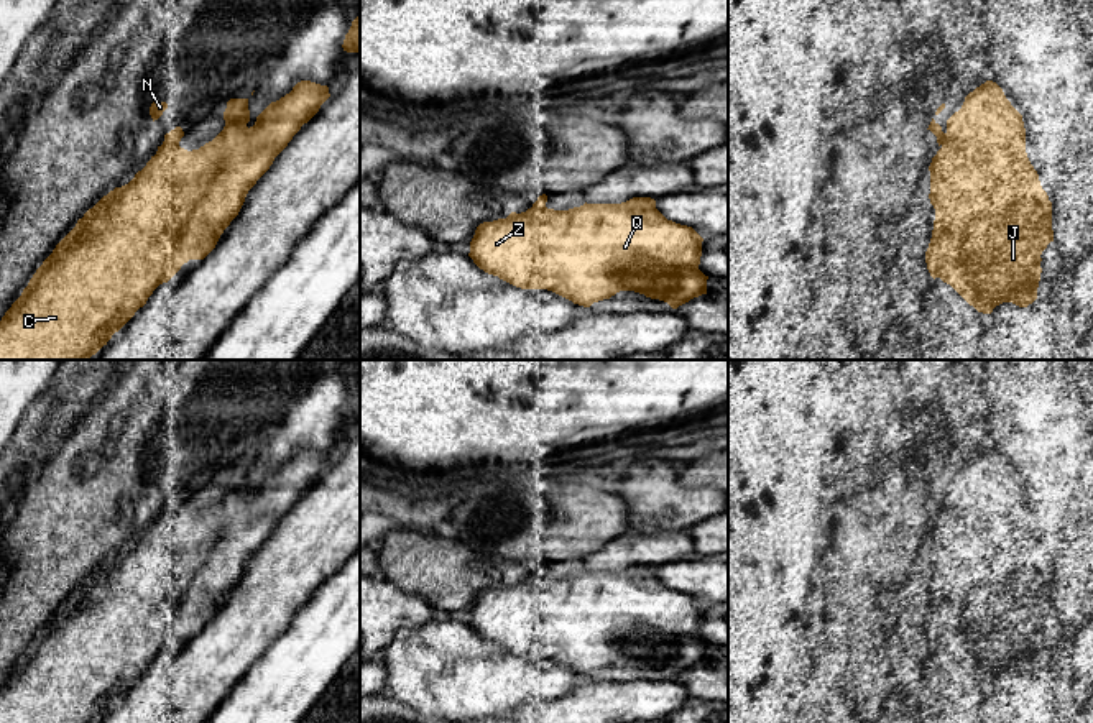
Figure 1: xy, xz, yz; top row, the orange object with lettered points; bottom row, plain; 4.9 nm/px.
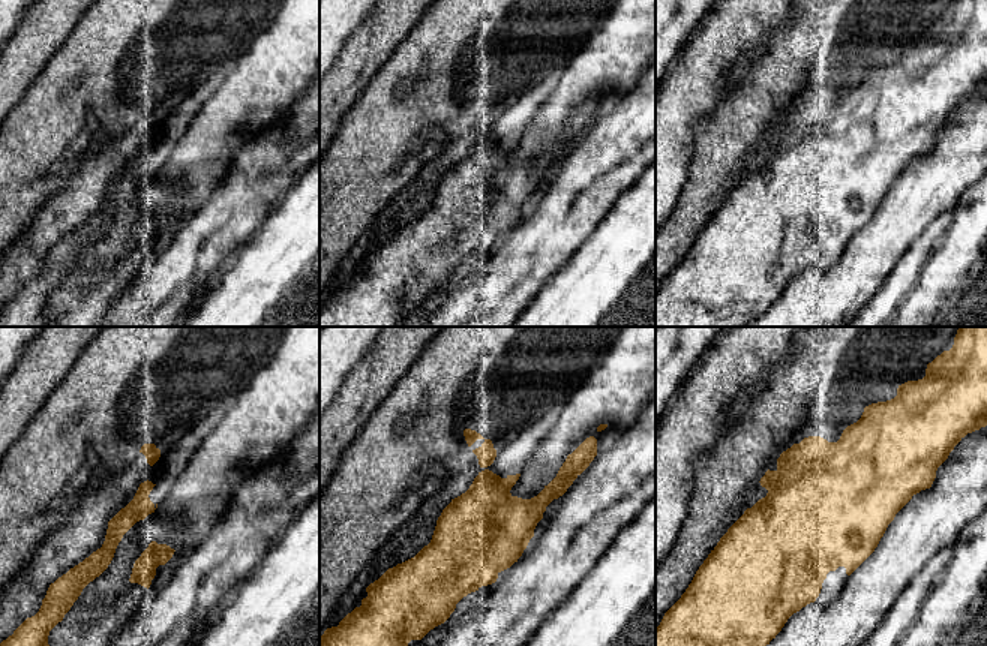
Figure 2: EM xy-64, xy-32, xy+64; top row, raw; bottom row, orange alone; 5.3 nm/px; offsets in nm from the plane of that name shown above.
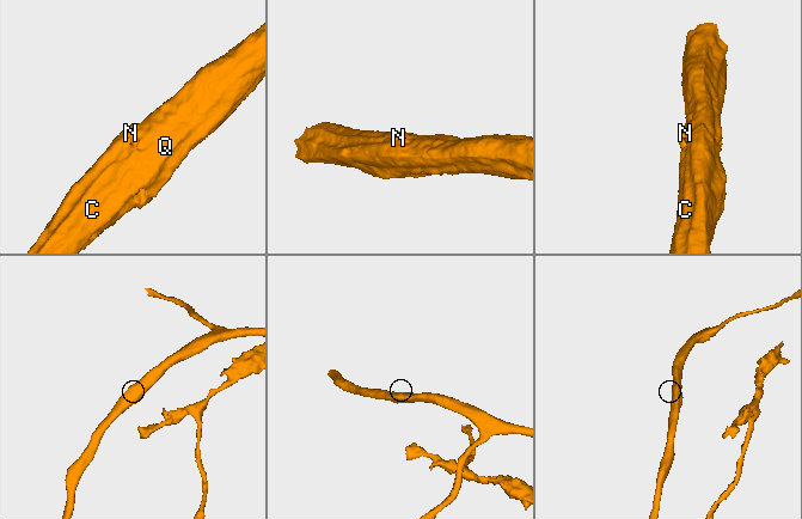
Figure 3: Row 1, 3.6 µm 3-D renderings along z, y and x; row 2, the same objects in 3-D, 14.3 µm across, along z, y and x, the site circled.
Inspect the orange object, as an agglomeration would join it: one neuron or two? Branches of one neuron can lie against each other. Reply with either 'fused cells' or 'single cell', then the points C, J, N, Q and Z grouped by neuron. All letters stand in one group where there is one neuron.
fused cells; C J Q Z / N

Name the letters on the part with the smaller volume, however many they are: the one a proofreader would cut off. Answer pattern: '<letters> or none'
N

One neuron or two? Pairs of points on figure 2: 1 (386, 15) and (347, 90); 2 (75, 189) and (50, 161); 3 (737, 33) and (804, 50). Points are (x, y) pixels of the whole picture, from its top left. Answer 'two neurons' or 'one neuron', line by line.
1: one neuron
2: two neurons
3: two neurons

